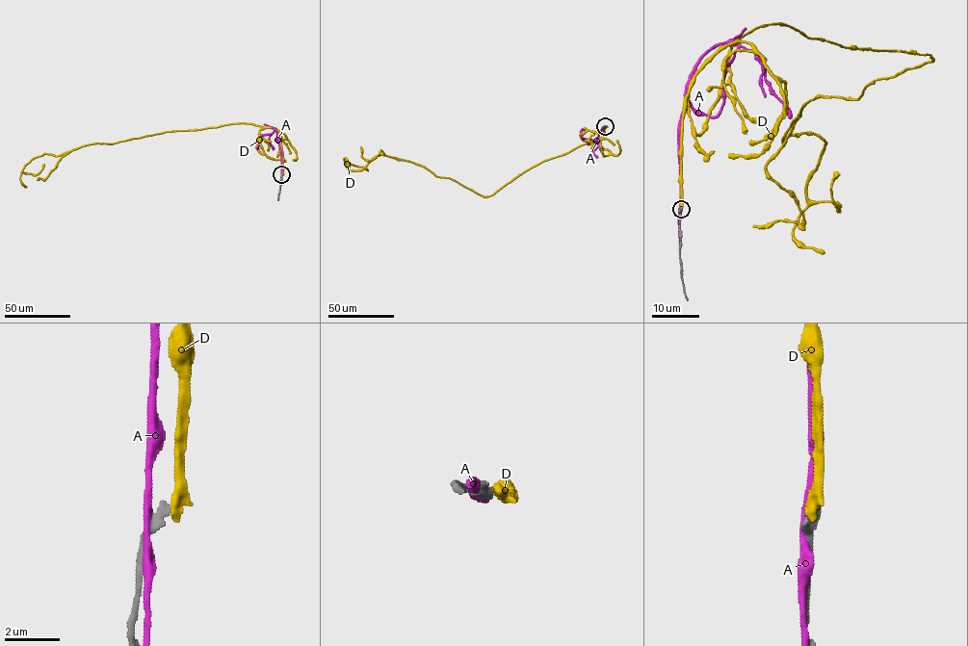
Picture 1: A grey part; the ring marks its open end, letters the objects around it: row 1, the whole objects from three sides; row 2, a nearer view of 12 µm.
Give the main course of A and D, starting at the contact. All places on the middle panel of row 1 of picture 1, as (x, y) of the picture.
A: (605, 126), (598, 142), (582, 138), (583, 128)
D: (606, 126), (598, 142), (544, 160), (488, 196), (396, 158), (345, 162), (368, 169)

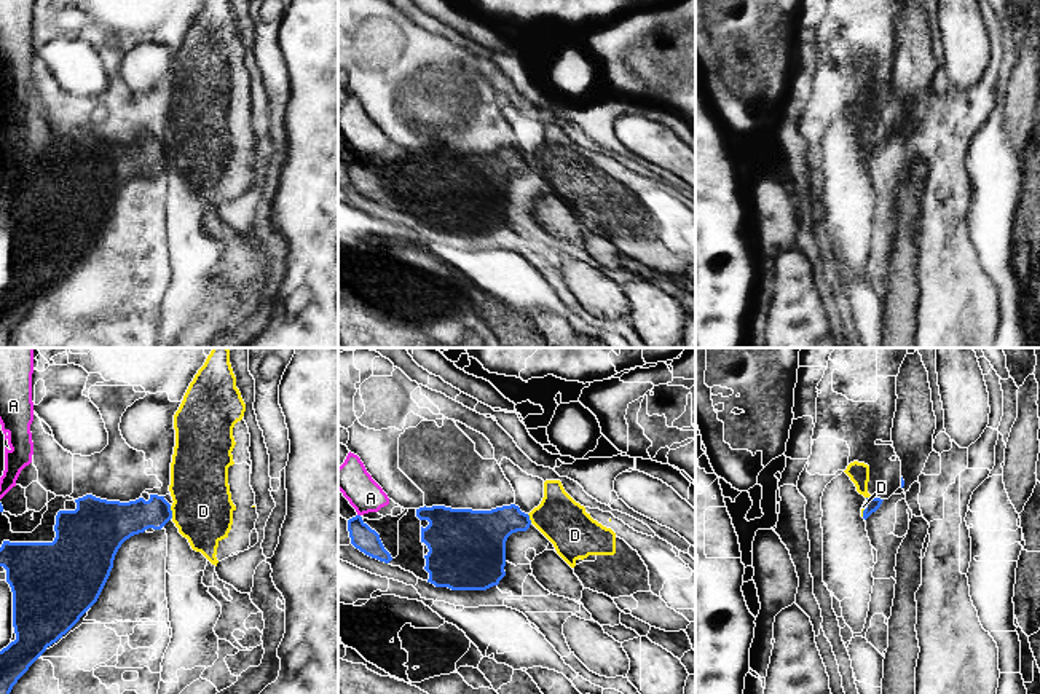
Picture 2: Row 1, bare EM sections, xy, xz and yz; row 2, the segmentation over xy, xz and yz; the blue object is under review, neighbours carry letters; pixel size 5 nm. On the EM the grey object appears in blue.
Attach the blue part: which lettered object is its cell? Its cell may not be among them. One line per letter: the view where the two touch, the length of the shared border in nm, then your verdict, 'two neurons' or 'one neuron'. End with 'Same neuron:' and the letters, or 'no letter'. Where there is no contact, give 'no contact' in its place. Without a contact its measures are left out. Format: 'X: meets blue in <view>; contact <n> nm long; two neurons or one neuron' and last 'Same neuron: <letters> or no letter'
A: no contact; two neurons
D: meets blue in xy; contact 70 nm long; two neurons
Same neuron: no letter

